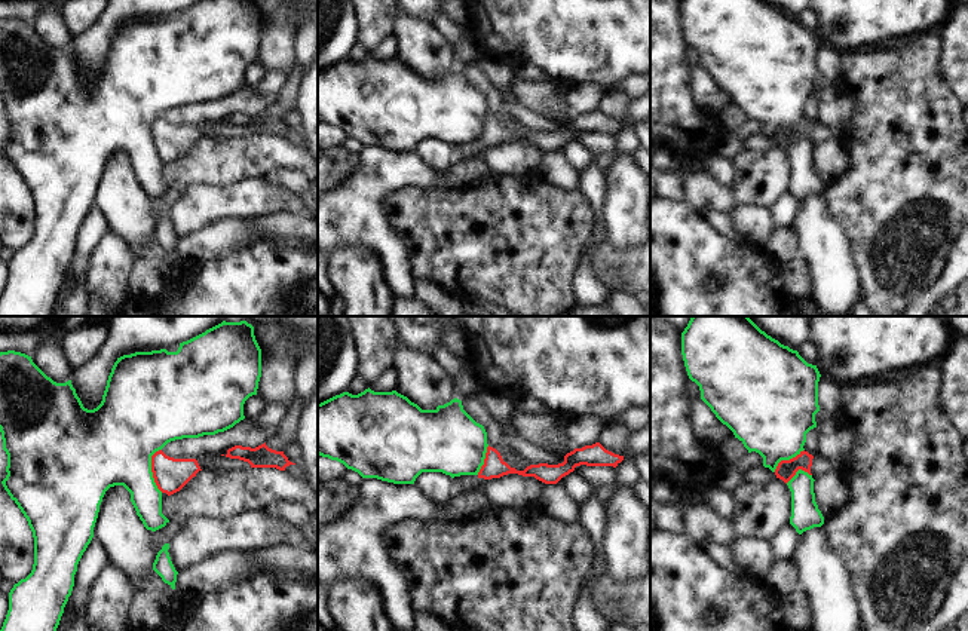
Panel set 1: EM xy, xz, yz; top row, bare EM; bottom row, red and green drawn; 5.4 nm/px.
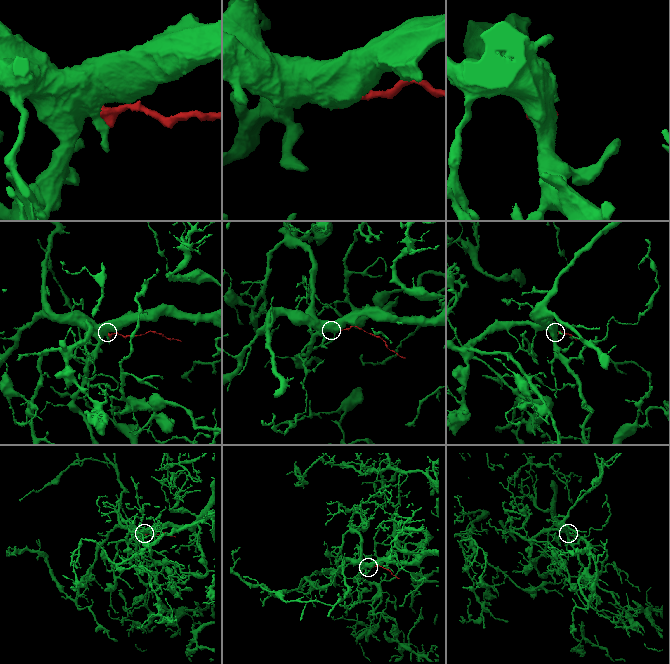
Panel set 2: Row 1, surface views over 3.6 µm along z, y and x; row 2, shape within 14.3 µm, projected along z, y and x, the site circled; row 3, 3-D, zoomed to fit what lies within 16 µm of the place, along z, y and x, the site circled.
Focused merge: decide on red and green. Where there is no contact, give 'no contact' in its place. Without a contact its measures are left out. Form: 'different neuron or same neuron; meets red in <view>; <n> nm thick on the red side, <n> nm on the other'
different neuron; meets red in xy; 180 nm thick on the red side, 440 nm on the other

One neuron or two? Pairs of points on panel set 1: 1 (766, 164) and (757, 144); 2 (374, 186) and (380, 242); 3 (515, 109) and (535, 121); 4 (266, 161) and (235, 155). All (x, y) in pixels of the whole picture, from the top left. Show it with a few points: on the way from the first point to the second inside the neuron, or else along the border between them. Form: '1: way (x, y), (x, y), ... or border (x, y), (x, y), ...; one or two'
1: border (775, 144), (762, 152), (753, 152), (749, 147); two
2: way (373, 199), (373, 229); one
3: way (520, 113), (530, 121); one
4: way (259, 158), (242, 158); one

